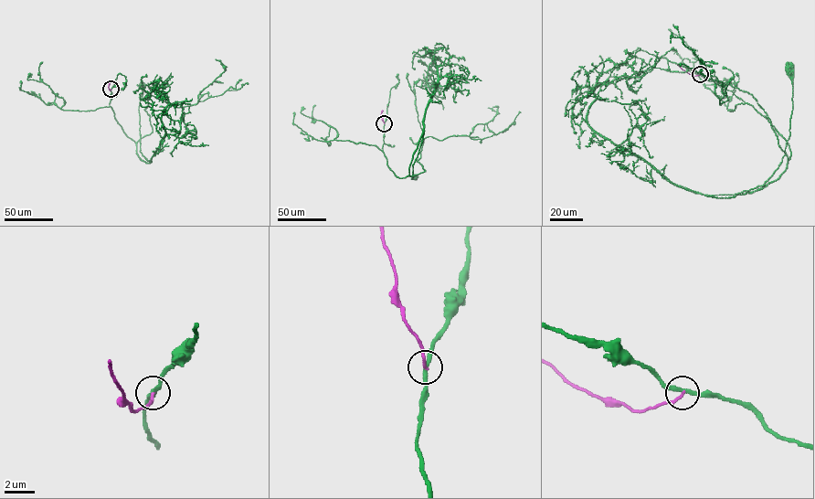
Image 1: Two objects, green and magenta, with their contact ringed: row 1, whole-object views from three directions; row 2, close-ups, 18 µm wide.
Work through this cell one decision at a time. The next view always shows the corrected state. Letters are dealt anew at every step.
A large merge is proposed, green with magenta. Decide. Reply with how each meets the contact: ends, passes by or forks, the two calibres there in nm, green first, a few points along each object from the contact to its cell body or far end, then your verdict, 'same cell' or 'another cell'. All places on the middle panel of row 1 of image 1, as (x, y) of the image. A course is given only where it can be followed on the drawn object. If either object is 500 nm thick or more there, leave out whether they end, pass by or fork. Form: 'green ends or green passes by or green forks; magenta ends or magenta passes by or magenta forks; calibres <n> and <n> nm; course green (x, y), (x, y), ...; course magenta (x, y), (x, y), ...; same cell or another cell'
green passes by; magenta ends; calibres 260 and 200 nm; course green (384, 123), (382, 150), (388, 166), (399, 177), (408, 175), (424, 130), (413, 164), (411, 179), (414, 176); course magenta (384, 123), (382, 111); another cell

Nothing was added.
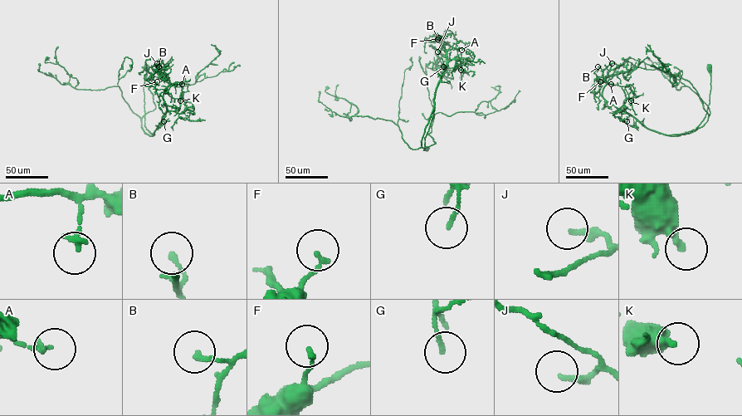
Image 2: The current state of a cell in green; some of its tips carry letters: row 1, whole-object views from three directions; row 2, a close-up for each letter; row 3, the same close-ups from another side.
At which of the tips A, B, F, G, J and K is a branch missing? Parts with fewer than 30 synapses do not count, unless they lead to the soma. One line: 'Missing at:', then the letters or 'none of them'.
Missing at: none of them

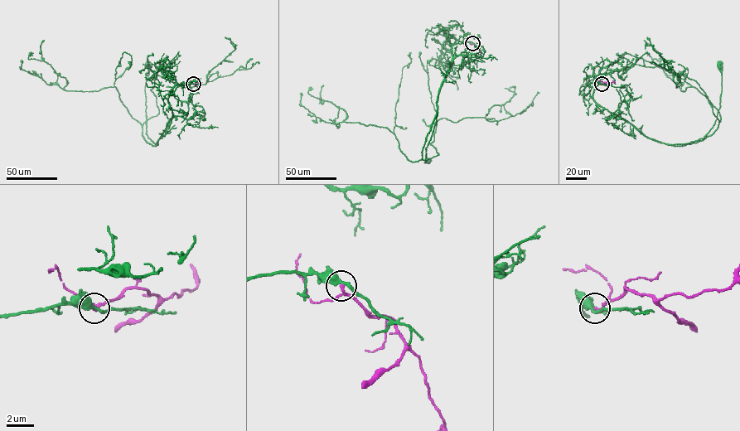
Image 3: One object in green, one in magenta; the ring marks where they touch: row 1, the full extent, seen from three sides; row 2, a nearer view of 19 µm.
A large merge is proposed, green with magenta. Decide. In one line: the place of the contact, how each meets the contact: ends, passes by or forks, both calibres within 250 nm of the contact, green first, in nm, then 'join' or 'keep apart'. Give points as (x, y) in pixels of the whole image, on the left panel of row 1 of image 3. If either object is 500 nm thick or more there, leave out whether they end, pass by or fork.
(193, 84) | green passes by | magenta passes by | 380/180 nm | keep apart

